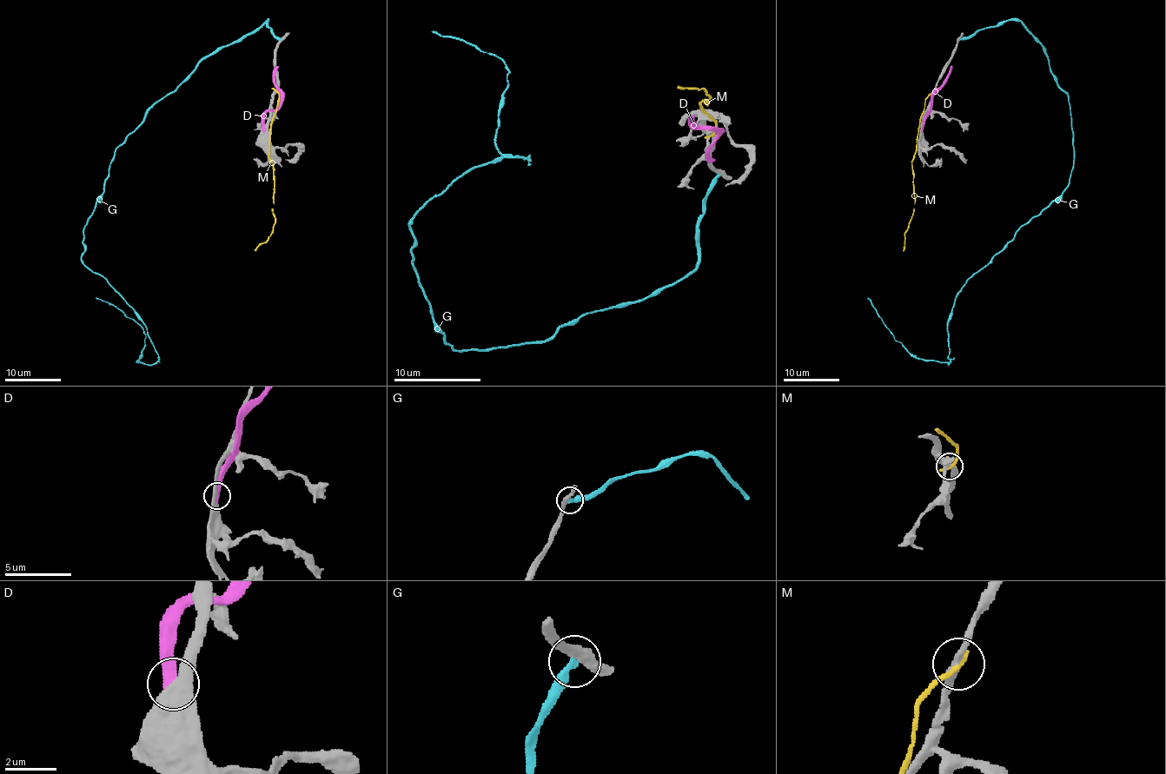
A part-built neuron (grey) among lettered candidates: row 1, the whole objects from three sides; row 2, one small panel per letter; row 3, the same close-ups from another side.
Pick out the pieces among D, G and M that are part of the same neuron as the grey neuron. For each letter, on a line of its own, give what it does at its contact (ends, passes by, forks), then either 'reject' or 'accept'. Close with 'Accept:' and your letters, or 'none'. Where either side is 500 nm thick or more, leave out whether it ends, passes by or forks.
D: it ends | reject
G: it ends | reject
M: it ends | reject
Accept: none

